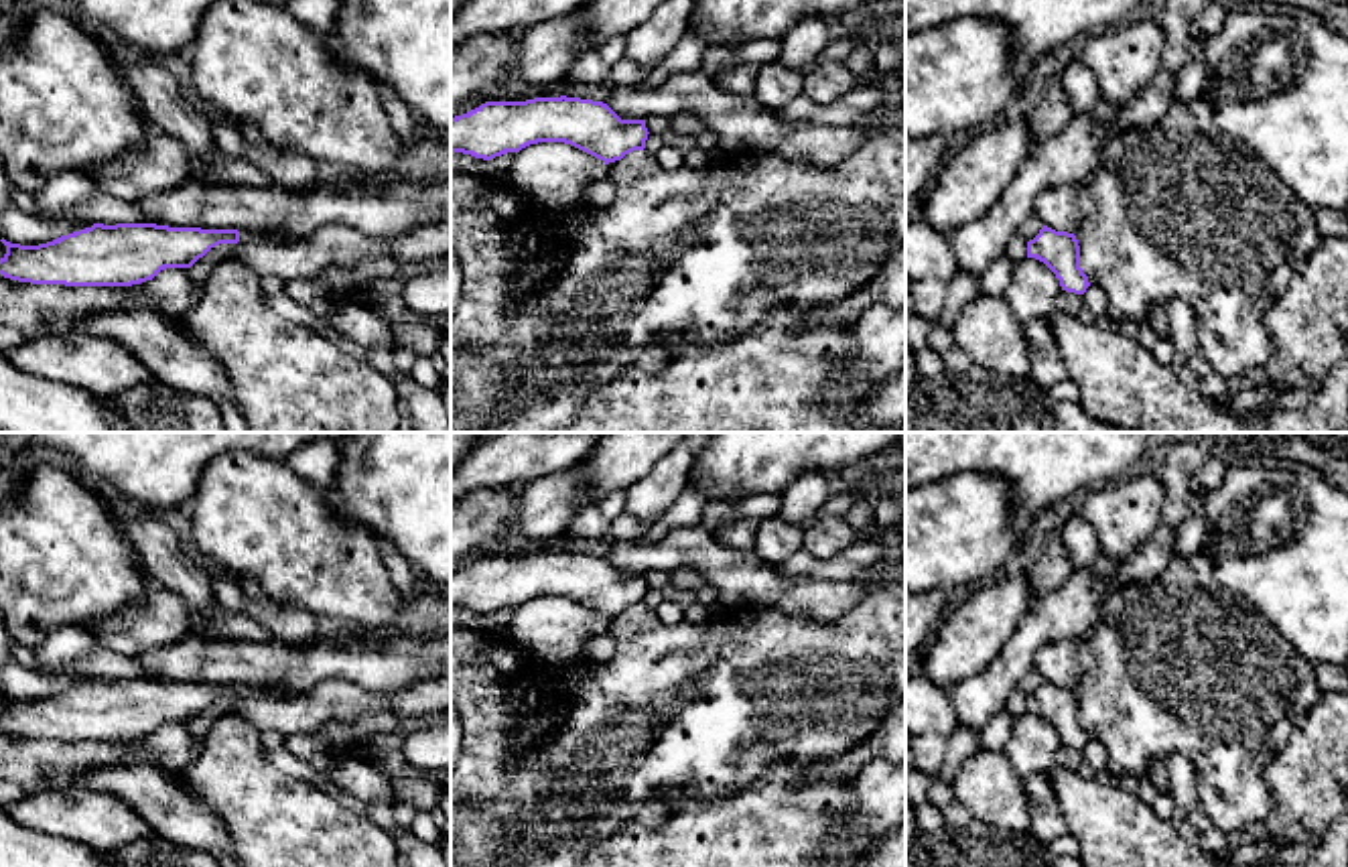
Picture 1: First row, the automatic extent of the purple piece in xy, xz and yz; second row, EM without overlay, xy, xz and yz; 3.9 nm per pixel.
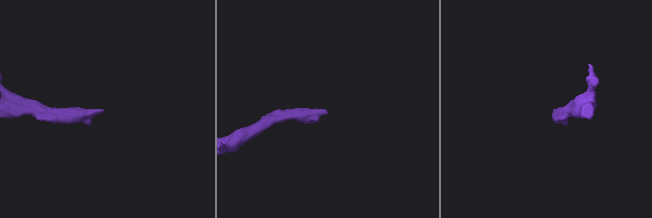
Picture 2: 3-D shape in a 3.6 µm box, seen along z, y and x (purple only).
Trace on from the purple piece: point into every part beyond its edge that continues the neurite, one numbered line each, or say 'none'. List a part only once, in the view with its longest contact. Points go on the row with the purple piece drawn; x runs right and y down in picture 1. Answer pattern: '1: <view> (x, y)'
1: xy (244, 236)

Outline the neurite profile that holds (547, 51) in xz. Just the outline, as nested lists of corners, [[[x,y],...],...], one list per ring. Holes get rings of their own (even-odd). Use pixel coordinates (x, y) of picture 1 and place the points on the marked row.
[[[581,12],[534,24],[520,39],[510,77],[534,85],[560,81],[585,51],[589,51],[589,39]]]

